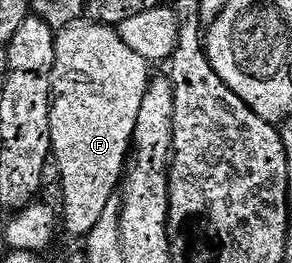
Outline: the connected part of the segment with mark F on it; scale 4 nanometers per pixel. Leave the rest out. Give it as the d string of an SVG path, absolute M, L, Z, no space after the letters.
M76 21L74 25L68 25L67 28L57 33L57 42L55 43L55 67L53 68L53 96L49 106L49 118L51 119L51 143L53 151L52 160L57 161L57 169L61 172L61 181L59 180L59 188L61 194L65 196L63 212L65 212L65 221L63 217L63 229L69 233L74 233L80 239L88 238L89 233L95 227L95 223L99 223L99 219L103 215L103 211L114 200L113 192L118 192L119 186L123 181L123 174L127 169L127 162L131 157L131 142L133 140L133 132L135 131L135 123L139 119L139 107L143 107L143 95L149 89L151 80L150 62L143 59L143 55L139 55L135 51L131 51L131 47L127 47L127 43L121 37L120 32L112 25L100 25L94 21Z

